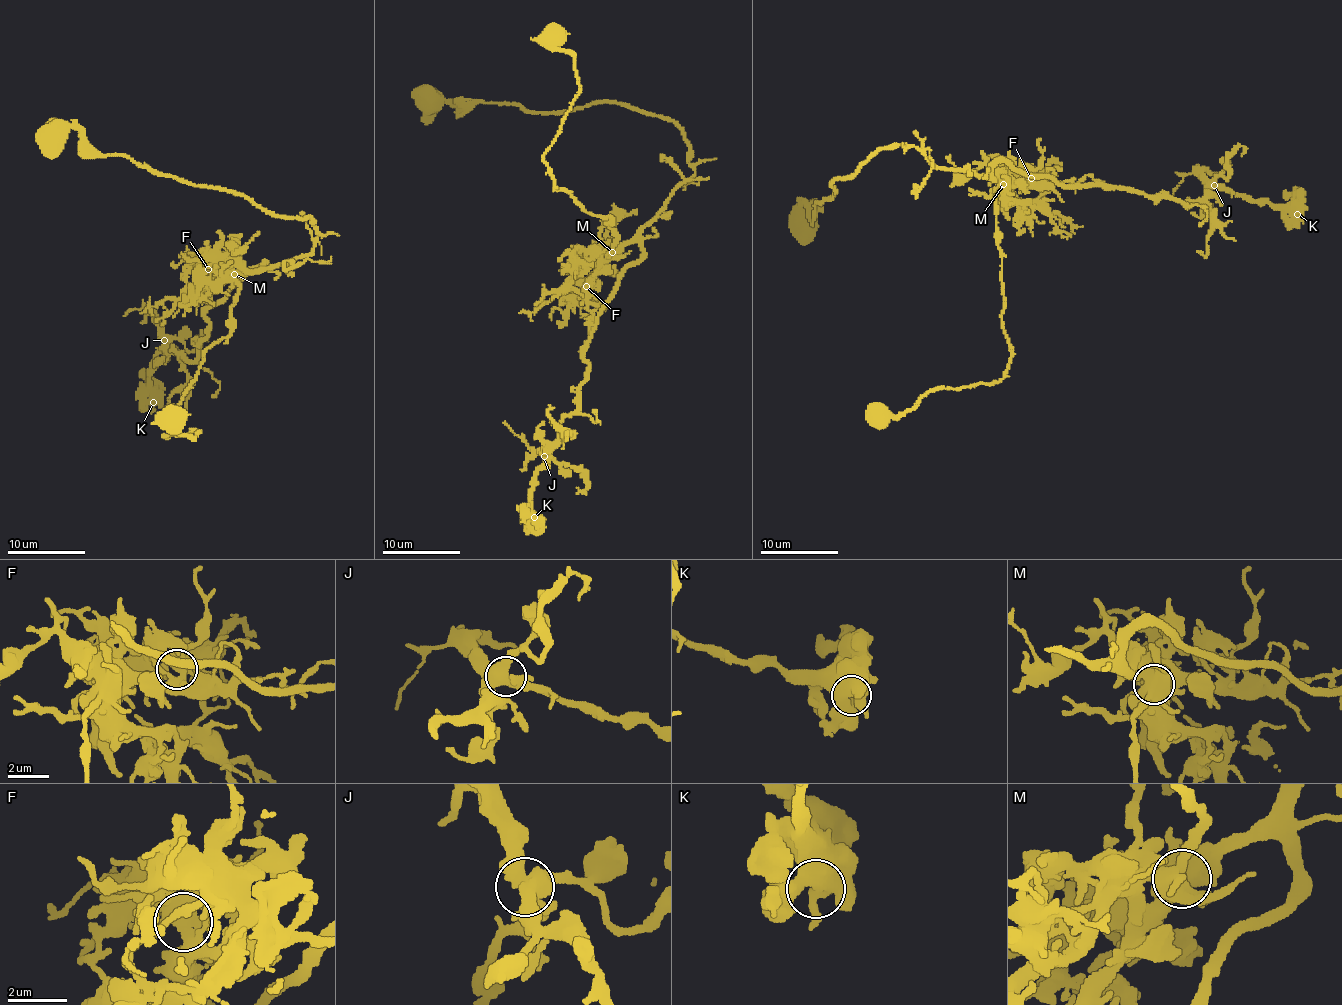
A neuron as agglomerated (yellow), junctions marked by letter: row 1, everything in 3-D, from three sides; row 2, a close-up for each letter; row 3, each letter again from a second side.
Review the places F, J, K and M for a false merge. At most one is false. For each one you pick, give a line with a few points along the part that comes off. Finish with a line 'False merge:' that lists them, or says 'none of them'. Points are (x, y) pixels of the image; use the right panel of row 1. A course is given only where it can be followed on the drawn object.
M: course (1004, 183), (996, 244), (1007, 373), (928, 391), (899, 417), (868, 410)
False merge: M

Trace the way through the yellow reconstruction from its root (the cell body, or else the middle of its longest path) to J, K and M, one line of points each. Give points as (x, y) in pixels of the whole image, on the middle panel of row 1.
J: (427, 96), (619, 103), (668, 118), (689, 145), (695, 175), (643, 230), (584, 351), (579, 407), (544, 456)
K: (427, 96), (619, 103), (668, 118), (689, 145), (695, 175), (643, 230), (598, 318), (534, 517)
M: (427, 96), (466, 109), (505, 102), (553, 112), (612, 102), (668, 118), (687, 141), (695, 175), (612, 253)

